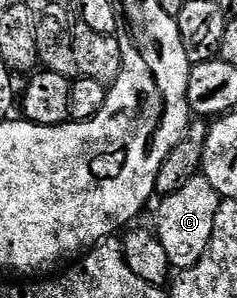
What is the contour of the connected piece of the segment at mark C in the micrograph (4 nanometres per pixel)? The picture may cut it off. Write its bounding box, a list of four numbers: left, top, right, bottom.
[155,174,221,270]

